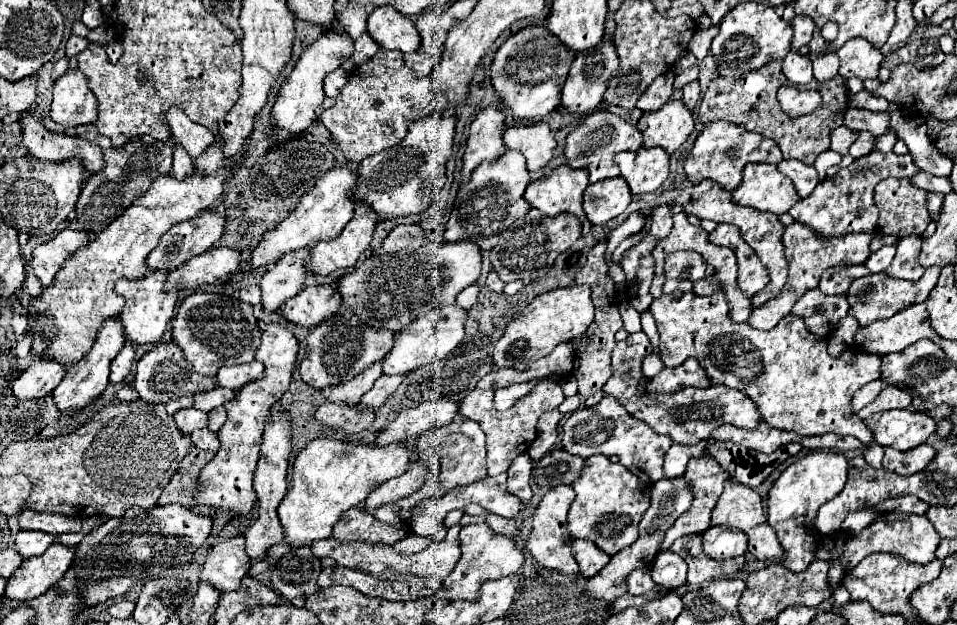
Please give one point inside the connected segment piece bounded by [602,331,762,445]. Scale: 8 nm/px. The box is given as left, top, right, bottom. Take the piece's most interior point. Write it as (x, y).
(704, 409)

